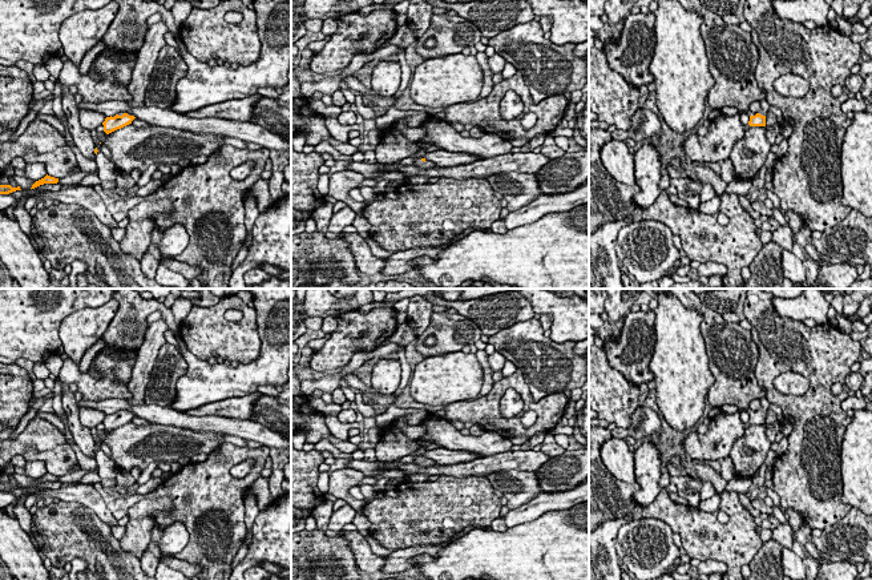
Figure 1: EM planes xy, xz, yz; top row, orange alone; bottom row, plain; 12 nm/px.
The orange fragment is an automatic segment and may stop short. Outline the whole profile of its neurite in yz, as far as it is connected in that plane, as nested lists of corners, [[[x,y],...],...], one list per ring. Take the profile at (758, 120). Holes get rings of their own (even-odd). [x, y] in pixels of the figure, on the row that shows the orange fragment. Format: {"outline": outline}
{"outline": [[[763,98],[759,102],[760,102],[760,110],[758,113],[752,113],[751,110],[744,112],[750,116],[748,121],[750,126],[766,126],[766,114],[770,110],[771,105],[768,104],[767,98]]]}

